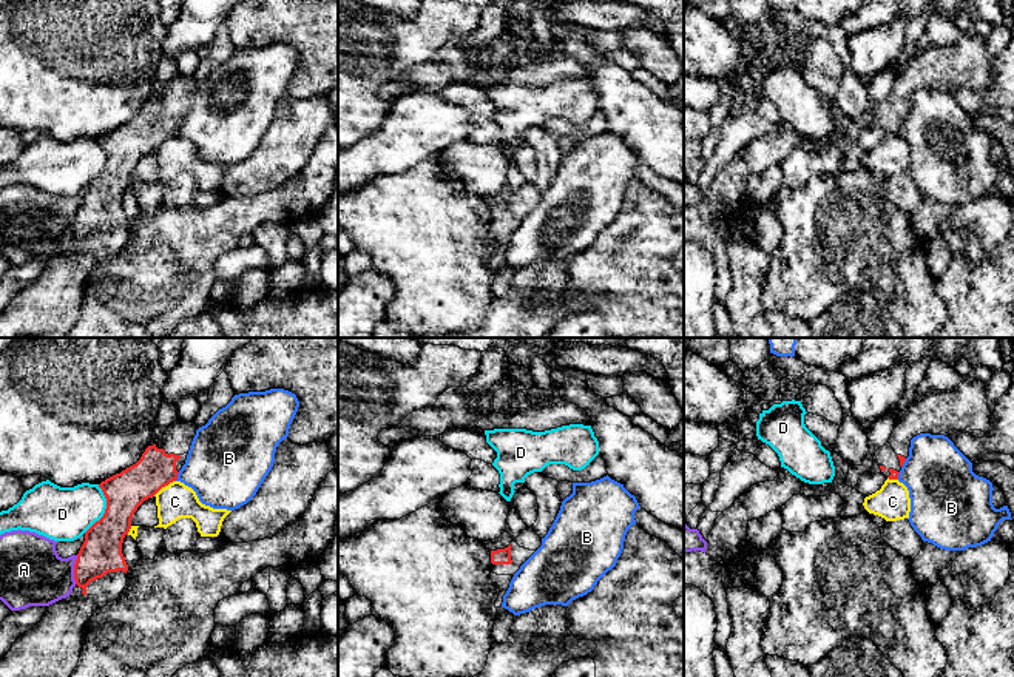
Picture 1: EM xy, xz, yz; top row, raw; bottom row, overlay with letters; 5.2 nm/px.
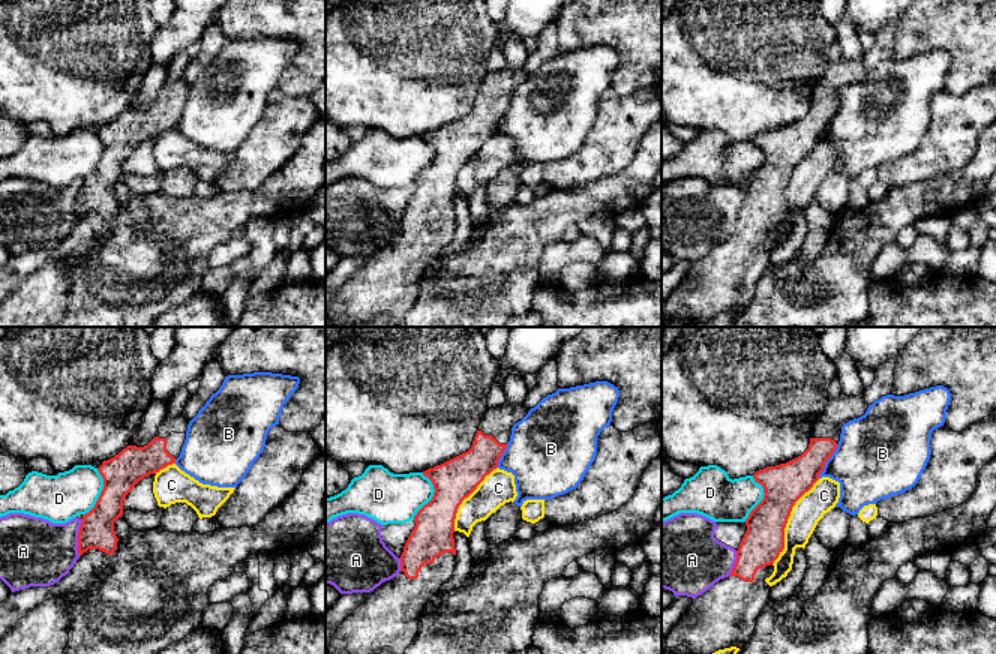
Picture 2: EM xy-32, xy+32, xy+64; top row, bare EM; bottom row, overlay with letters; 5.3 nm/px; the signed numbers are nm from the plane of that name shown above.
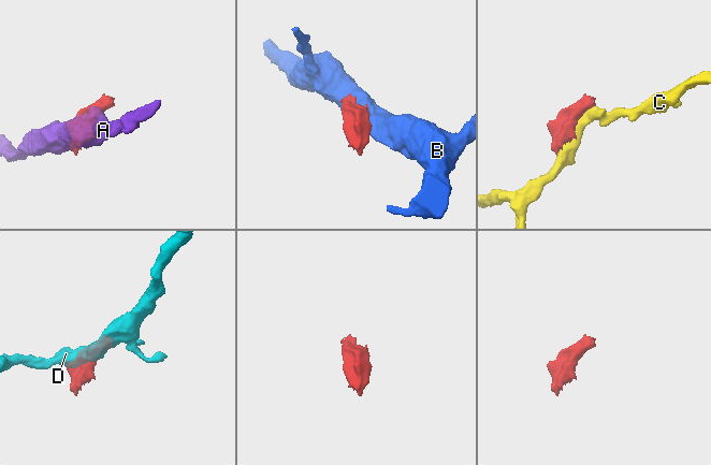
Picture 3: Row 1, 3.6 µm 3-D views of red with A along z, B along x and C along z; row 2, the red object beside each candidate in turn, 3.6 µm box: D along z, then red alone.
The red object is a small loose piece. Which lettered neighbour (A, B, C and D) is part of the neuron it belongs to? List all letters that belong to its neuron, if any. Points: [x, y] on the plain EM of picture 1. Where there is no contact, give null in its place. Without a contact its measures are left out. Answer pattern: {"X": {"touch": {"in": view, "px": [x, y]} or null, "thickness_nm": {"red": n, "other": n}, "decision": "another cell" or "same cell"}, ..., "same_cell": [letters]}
{"A": {"touch": {"in": "xy", "px": [74, 224]}, "thickness_nm": {"red": 220, "other": 340}, "decision": "another cell"}, "B": {"touch": {"in": "xy", "px": [176, 131]}, "thickness_nm": {"red": 200, "other": 380}, "decision": "another cell"}, "C": {"touch": {"in": "xy", "px": [164, 141]}, "thickness_nm": {"red": 200, "other": 190}, "decision": "another cell"}, "D": {"touch": {"in": "xy", "px": [105, 164]}, "thickness_nm": {"red": 220, "other": 280}, "decision": "another cell"}, "same_cell": []}

